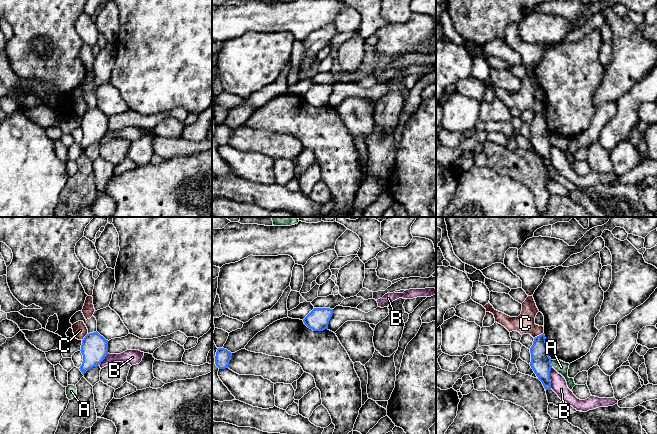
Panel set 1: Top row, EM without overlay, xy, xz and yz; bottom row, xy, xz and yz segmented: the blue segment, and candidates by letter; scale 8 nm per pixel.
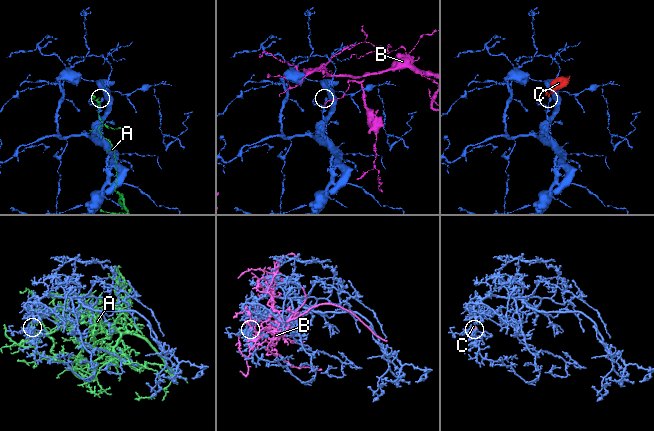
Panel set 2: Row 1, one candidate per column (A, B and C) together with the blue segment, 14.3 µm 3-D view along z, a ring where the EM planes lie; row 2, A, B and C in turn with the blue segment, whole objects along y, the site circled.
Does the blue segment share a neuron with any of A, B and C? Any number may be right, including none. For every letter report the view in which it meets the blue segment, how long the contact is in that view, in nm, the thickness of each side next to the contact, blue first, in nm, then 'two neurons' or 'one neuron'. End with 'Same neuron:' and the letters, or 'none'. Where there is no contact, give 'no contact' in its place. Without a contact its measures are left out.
A: yz | 60 nm | 160/100 nm | two neurons
B: yz | 180 nm | 160/130 nm | two neurons
C: yz | 90 nm | 160/160 nm | two neurons
Same neuron: none

